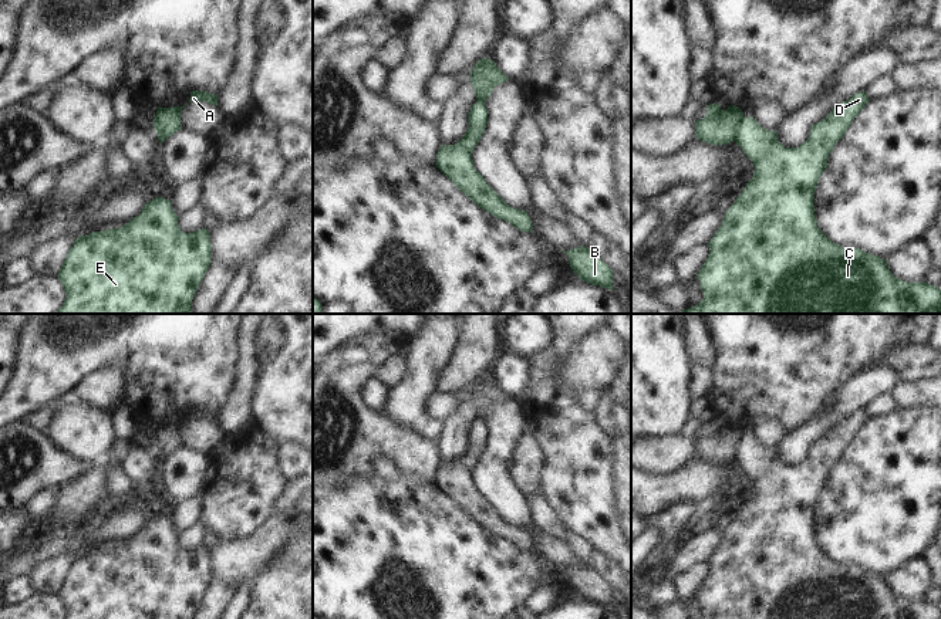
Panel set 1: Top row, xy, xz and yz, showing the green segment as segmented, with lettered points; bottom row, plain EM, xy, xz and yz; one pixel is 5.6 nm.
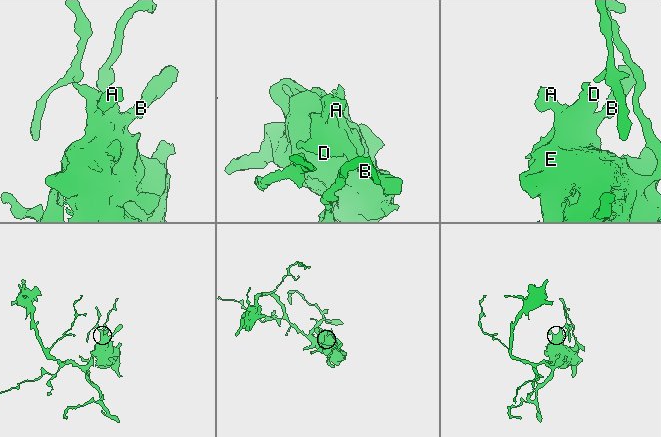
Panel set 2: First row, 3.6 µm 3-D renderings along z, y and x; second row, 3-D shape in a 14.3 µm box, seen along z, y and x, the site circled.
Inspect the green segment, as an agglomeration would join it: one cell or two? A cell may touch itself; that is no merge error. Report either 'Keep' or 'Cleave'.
Cleave

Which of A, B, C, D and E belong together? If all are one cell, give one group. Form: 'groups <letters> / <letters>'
groups A / B C D E

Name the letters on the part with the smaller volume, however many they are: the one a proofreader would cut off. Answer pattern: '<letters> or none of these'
A

